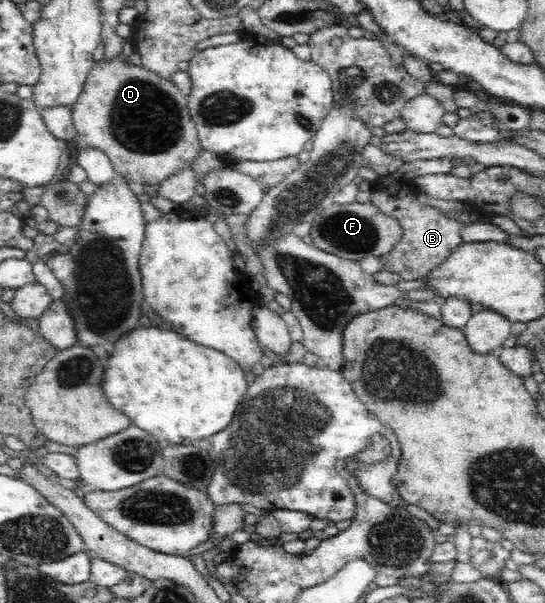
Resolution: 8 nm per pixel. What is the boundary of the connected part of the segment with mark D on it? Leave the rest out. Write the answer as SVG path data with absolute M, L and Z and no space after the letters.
M118 56L113 61L105 61L105 58L98 62L98 64L90 71L84 92L81 92L80 98L77 103L72 106L72 120L74 123L75 131L77 132L76 142L78 147L82 148L97 148L101 150L109 159L114 169L124 177L124 180L128 182L139 182L142 185L161 185L165 178L177 174L177 172L183 172L183 170L193 170L197 168L197 156L201 152L202 146L199 142L198 131L196 125L191 119L188 105L187 96L179 90L179 88L170 80L163 79L157 74L150 72L149 69L137 67L126 61L122 61Z

